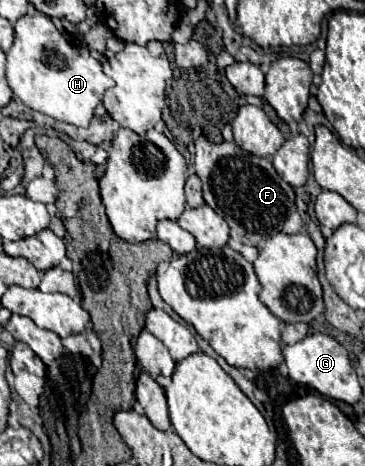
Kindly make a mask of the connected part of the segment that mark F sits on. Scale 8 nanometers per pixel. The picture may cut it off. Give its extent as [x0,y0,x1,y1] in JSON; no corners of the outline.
[194,136,294,246]

